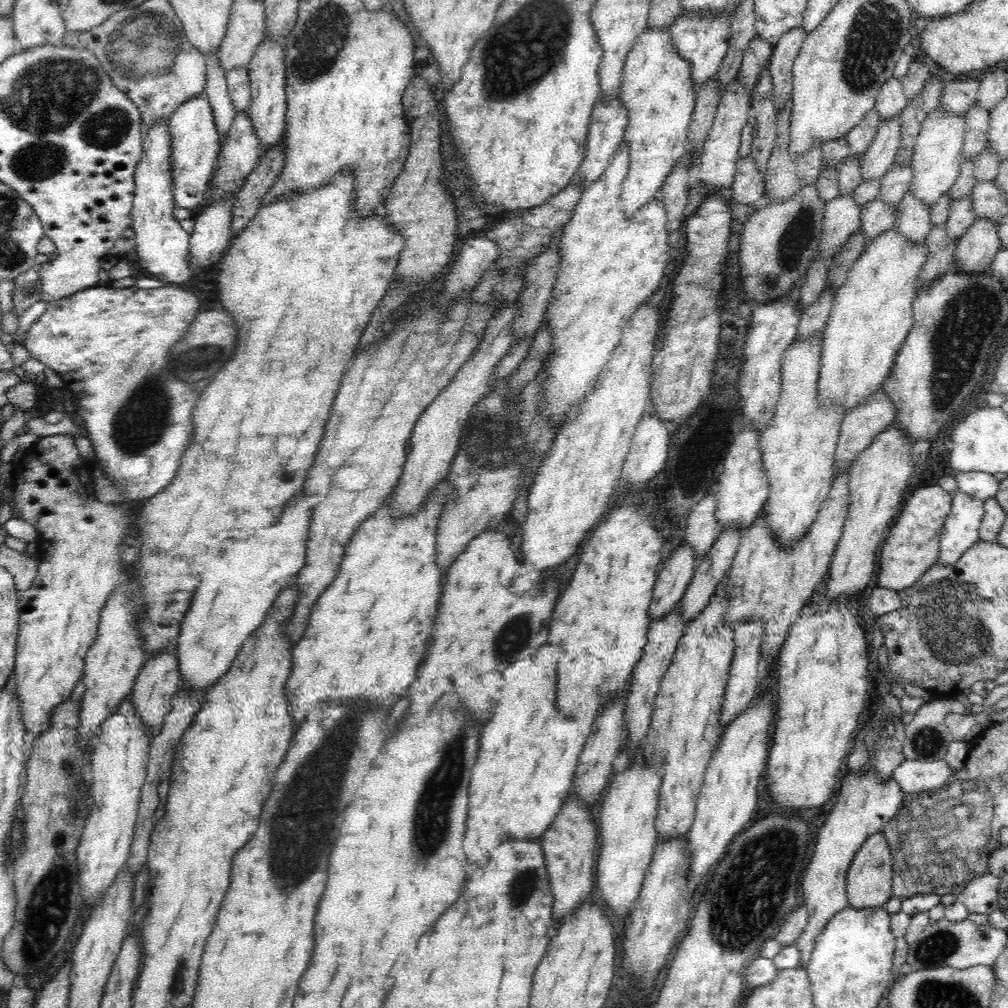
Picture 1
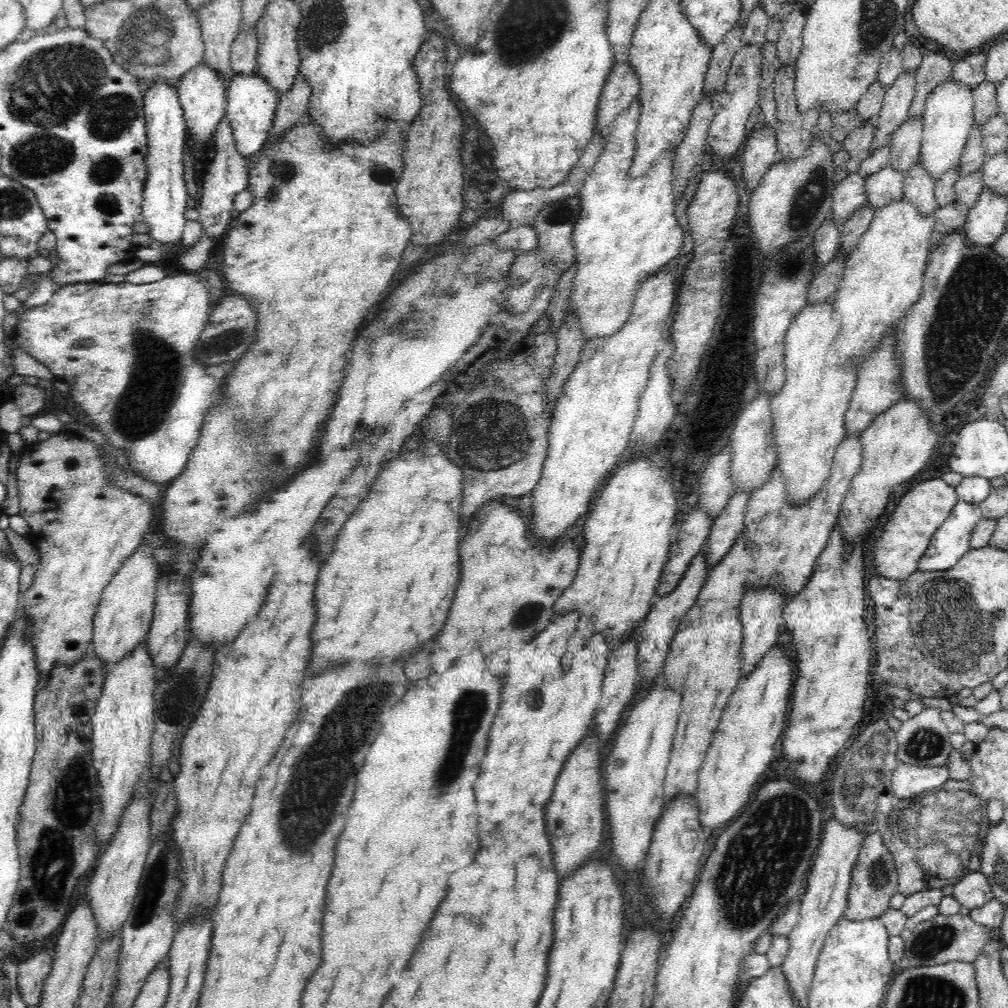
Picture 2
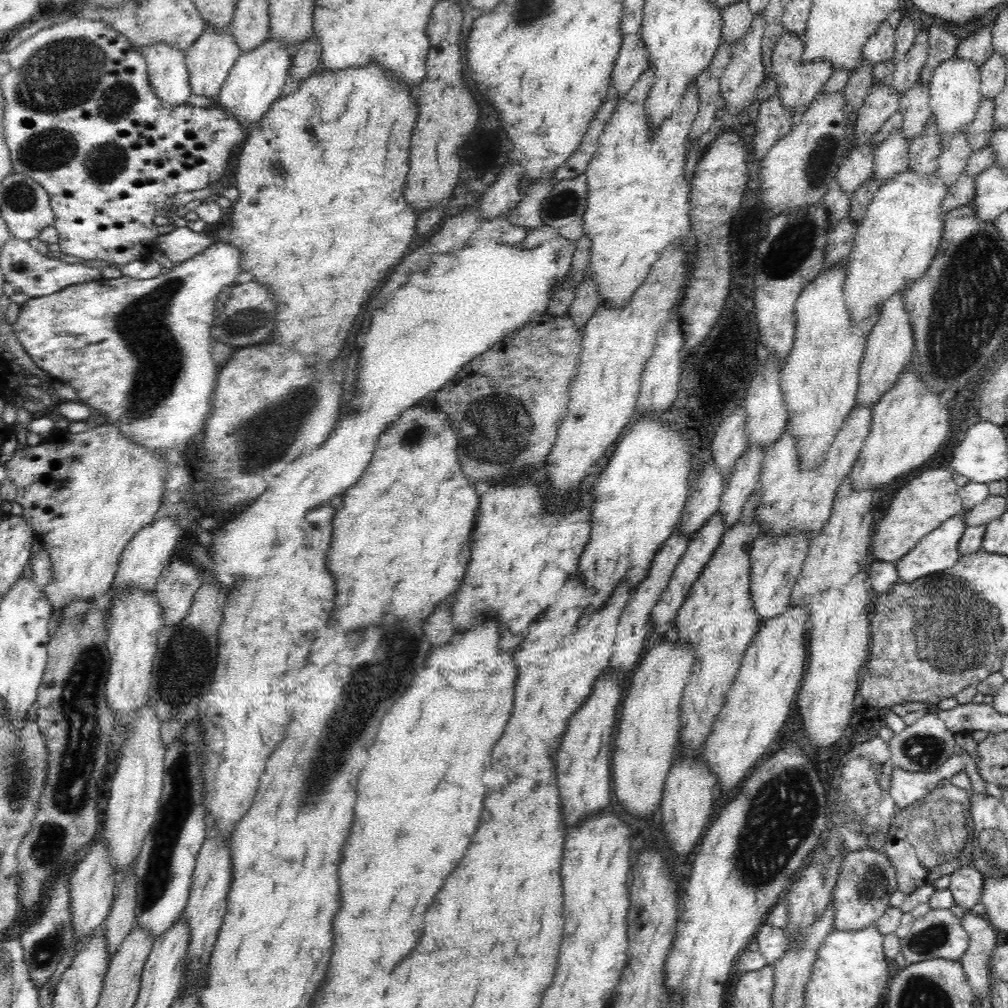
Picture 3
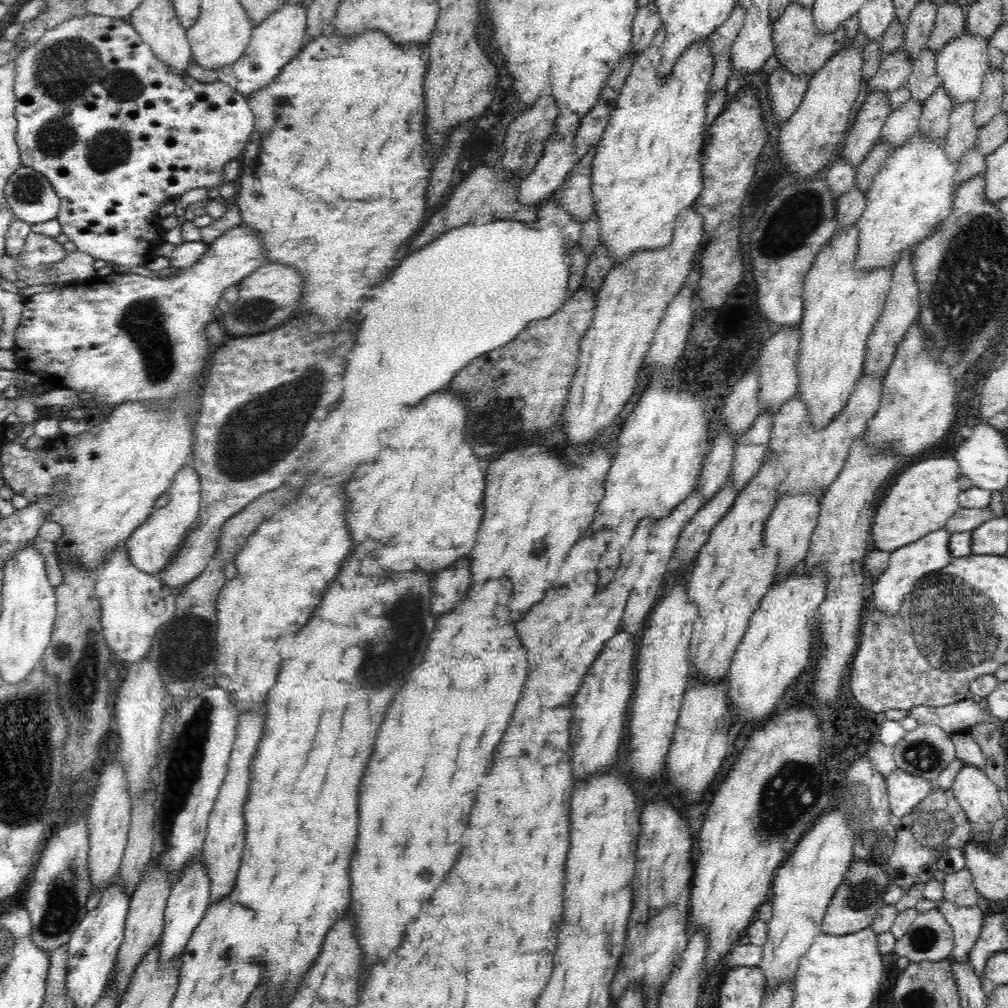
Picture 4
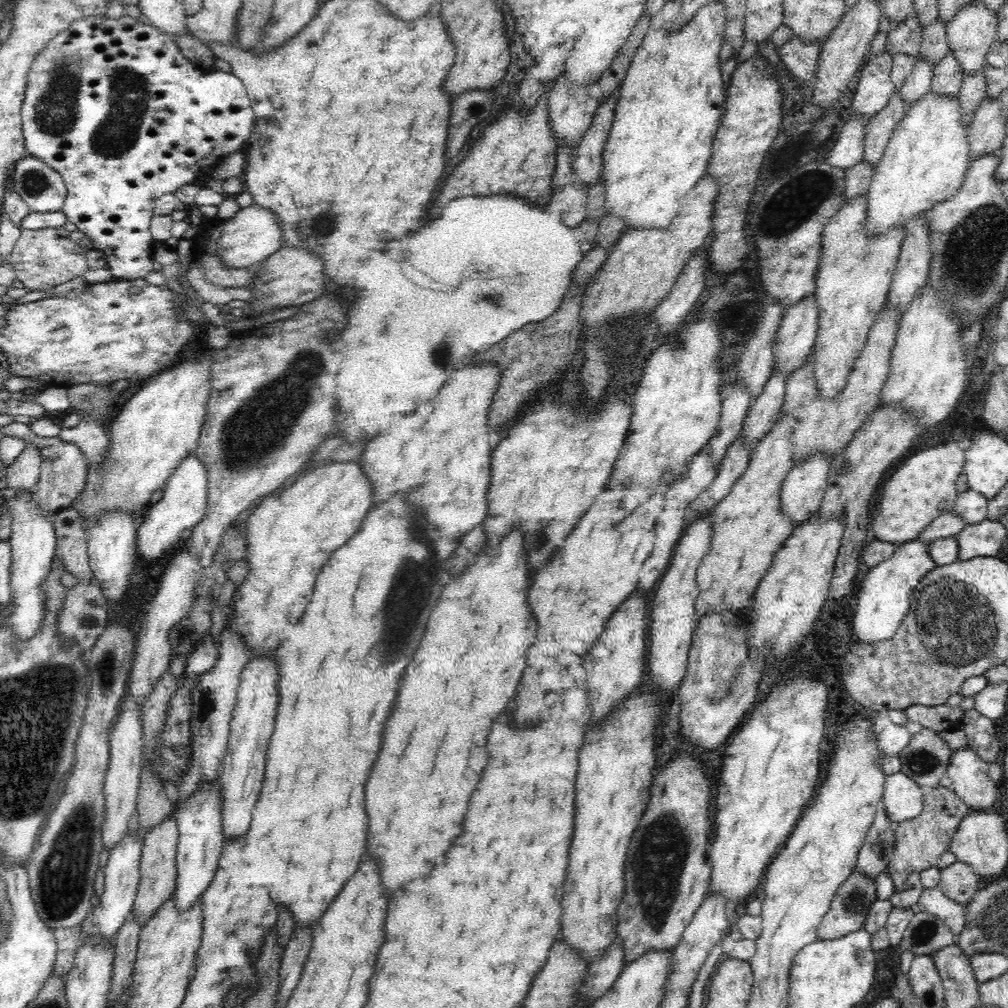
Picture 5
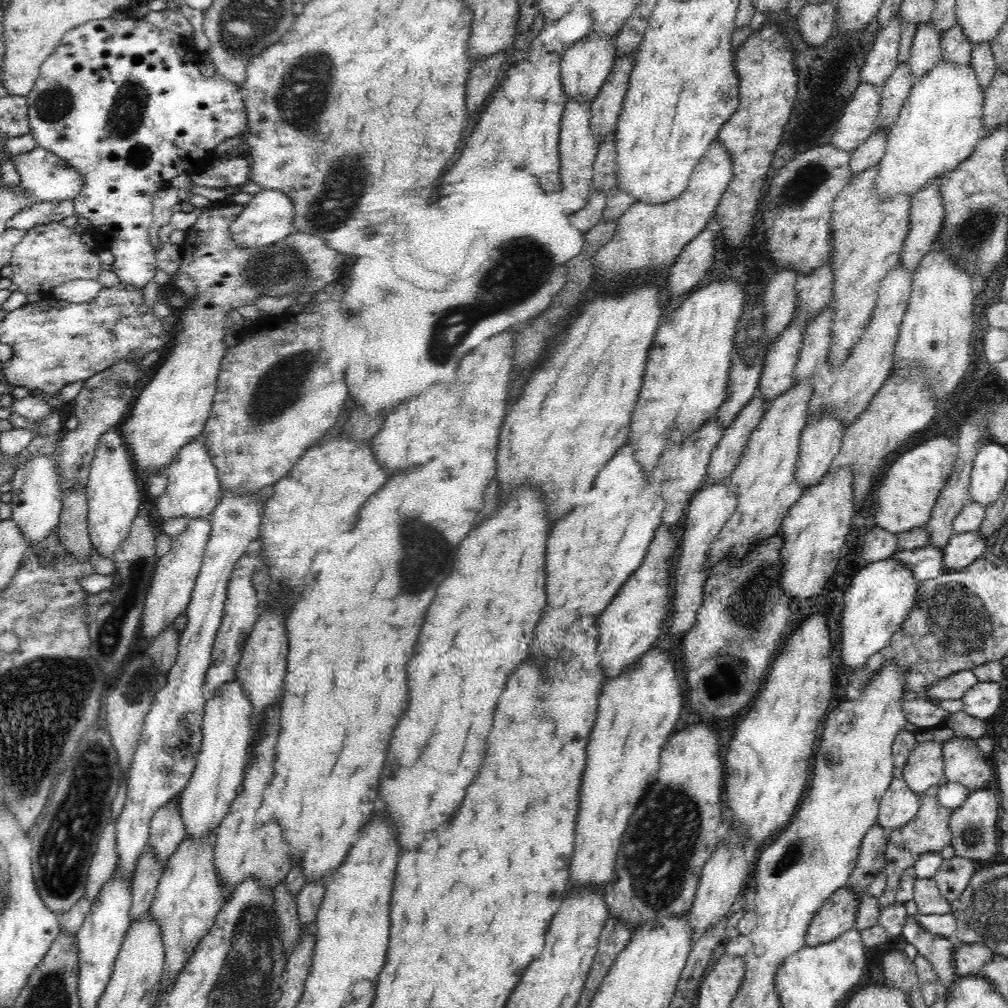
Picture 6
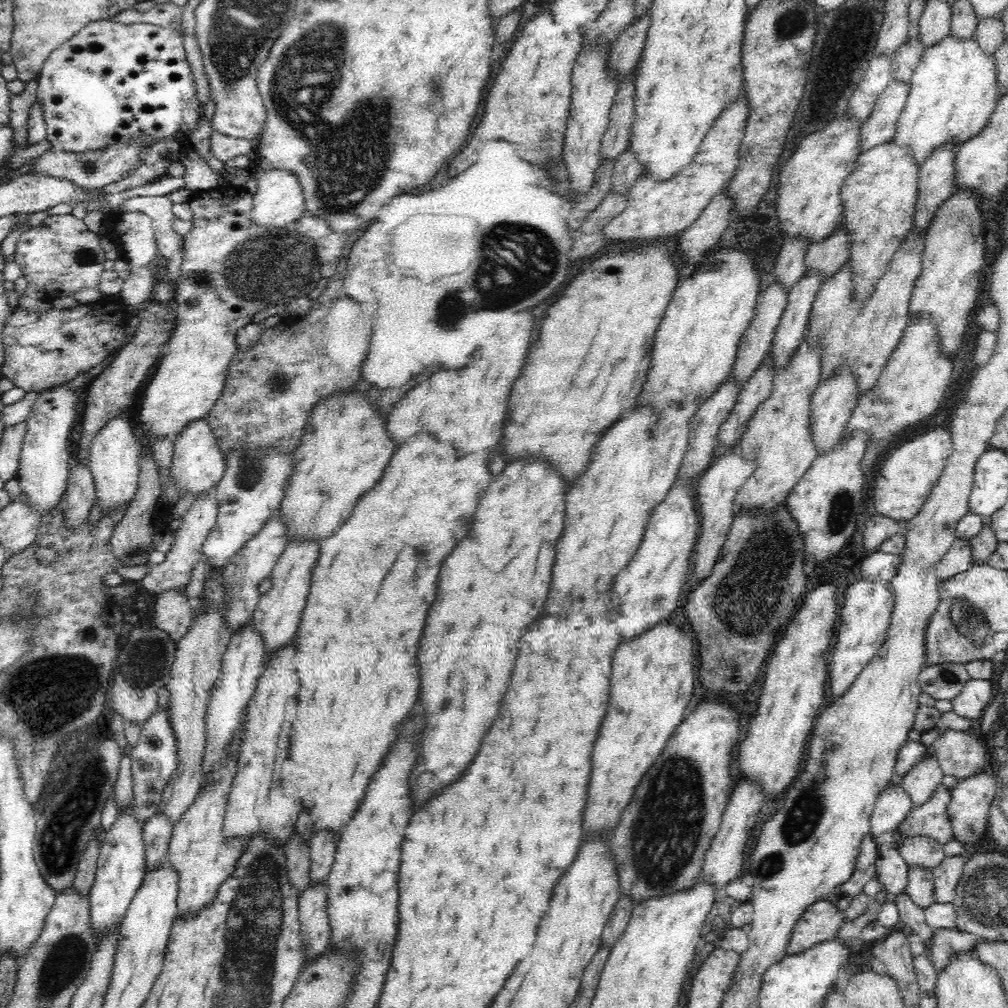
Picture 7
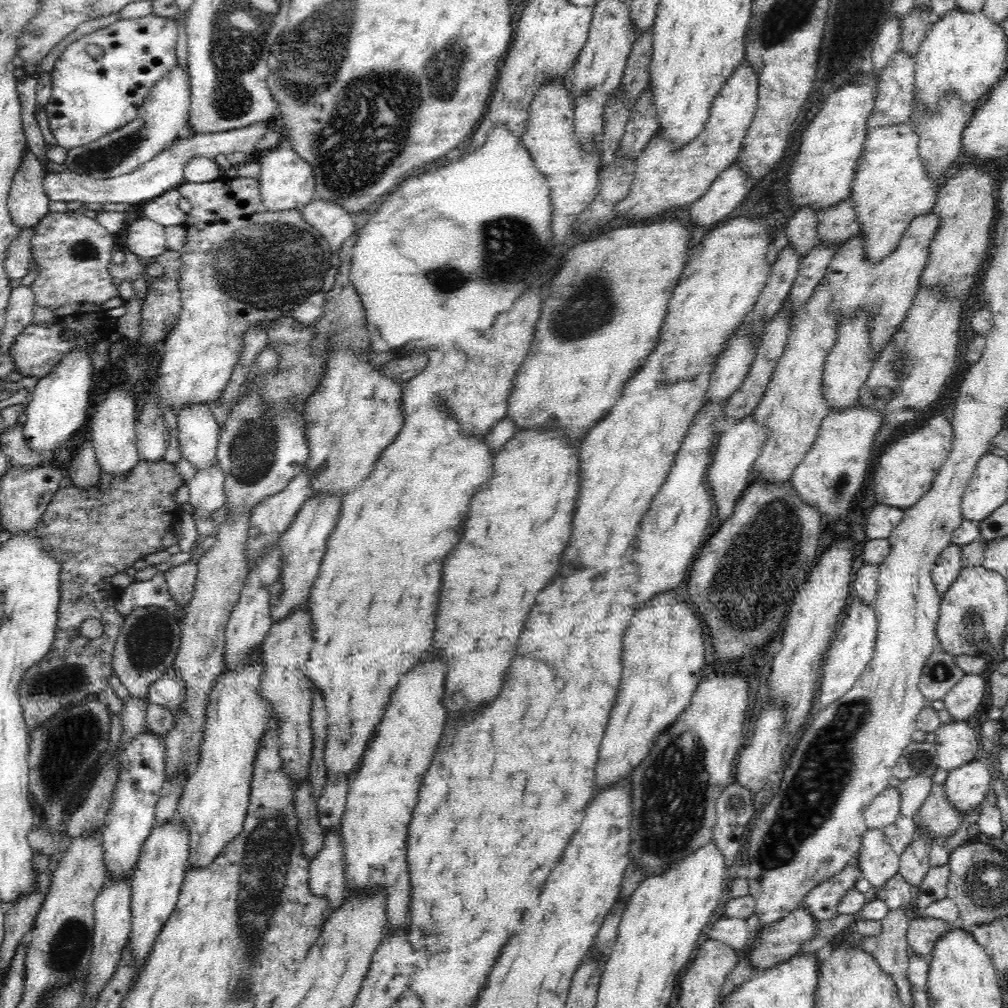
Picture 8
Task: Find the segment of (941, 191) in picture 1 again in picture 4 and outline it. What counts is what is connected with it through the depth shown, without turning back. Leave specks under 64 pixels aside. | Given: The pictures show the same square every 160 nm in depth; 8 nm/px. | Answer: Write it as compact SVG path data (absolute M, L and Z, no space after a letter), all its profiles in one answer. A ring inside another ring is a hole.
M964 29L960 37L956 37L936 54L936 76L940 88L952 100L953 106L976 102L982 90L983 76L988 64L989 40L970 33Z

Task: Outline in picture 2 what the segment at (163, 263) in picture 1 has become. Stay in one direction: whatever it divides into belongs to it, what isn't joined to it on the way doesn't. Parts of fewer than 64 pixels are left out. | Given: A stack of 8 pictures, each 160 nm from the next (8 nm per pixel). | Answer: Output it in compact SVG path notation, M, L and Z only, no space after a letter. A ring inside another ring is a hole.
M158 82L152 88L143 91L143 103L145 112L145 140L148 141L148 154L145 158L146 176L144 186L142 186L142 202L140 204L140 214L142 222L150 226L150 236L161 244L172 244L180 247L180 242L187 222L184 217L184 212L188 208L188 194L184 182L184 163L183 163L183 148L184 148L184 117L181 116L180 101L177 100L178 84L163 84Z

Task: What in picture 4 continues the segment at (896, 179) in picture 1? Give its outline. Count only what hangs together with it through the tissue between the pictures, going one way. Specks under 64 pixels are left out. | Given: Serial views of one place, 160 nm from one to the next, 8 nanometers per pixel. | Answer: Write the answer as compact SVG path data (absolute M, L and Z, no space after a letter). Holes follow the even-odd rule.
M928 46L922 49L920 56L913 62L906 85L911 96L922 104L937 87L936 56L929 52Z

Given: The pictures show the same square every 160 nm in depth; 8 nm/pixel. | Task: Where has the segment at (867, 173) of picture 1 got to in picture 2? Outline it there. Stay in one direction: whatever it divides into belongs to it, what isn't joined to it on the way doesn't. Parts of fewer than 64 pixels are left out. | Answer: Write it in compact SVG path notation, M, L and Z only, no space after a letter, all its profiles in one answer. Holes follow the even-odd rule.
M903 68L892 81L891 87L887 88L879 110L870 154L878 147L890 143L895 130L909 118L909 106L912 104L915 86L916 71L904 71Z

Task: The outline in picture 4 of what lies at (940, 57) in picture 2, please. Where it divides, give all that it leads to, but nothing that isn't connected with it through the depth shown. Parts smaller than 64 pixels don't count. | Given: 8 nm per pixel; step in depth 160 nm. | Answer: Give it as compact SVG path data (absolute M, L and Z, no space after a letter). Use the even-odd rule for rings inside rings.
M943 2L937 7L935 22L927 46L936 56L956 37L960 37L966 27L967 11L958 2Z

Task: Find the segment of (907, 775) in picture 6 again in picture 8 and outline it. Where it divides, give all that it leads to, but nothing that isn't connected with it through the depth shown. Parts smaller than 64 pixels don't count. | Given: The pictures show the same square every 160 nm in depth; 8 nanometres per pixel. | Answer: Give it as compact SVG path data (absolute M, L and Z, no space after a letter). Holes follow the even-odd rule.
M916 775L906 781L902 781L897 786L901 796L901 815L910 818L916 816L926 797L930 794L932 785L932 776L928 775Z

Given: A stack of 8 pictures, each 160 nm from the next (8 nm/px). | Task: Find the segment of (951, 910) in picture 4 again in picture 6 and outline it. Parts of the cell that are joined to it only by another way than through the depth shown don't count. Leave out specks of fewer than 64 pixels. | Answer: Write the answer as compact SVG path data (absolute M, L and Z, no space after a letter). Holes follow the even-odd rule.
M933 878L915 880L913 900L919 914L953 914L951 903L942 896Z

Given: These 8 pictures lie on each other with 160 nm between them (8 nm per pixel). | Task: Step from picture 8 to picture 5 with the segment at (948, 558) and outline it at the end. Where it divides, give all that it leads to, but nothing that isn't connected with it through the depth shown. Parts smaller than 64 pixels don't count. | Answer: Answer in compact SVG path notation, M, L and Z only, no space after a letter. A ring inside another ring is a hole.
M985 518L978 524L966 525L956 538L959 559L977 556L996 557L1006 538L1006 528L1000 521Z

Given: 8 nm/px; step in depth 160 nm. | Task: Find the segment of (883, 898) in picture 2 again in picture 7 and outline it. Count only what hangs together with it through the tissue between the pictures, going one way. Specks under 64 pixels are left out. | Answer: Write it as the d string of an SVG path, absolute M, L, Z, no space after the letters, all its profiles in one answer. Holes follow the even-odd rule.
M820 899L803 912L803 917L792 932L787 954L800 954L814 945L834 939L839 926L847 920L844 910L838 910L834 904Z

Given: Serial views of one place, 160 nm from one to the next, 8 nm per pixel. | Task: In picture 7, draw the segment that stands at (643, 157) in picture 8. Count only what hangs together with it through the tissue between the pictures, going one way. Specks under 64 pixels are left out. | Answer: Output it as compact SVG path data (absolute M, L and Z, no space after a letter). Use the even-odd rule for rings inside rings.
M742 94L738 101L720 113L700 143L693 162L682 173L673 180L661 182L660 185L648 175L643 174L638 178L629 192L626 208L606 226L604 240L608 238L608 242L614 242L614 244L670 240L676 234L682 234L684 230L691 229L706 205L712 198L725 192L732 176L736 173L740 162L738 152L745 130L746 115L747 102Z

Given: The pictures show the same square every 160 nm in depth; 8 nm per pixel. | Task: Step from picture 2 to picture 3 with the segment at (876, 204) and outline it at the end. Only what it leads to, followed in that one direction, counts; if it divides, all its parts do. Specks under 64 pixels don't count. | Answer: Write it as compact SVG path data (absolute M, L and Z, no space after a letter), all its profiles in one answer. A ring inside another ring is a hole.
M902 128L893 130L890 136L879 144L875 150L875 163L873 164L877 184L882 186L909 169L909 144L910 141L906 139Z

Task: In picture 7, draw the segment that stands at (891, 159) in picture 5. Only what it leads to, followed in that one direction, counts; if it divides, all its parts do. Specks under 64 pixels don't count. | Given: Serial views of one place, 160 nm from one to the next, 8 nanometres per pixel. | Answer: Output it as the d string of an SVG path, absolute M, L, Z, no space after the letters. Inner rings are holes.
M954 35L942 38L940 42L924 49L918 66L914 69L909 82L909 94L906 106L900 113L899 122L896 124L896 132L892 138L892 144L907 150L912 161L917 167L931 157L936 149L949 146L960 146L978 136L979 132L987 125L988 119L994 112L998 99L1001 97L996 82L996 57L994 53L982 51L974 36L967 39L958 39Z

